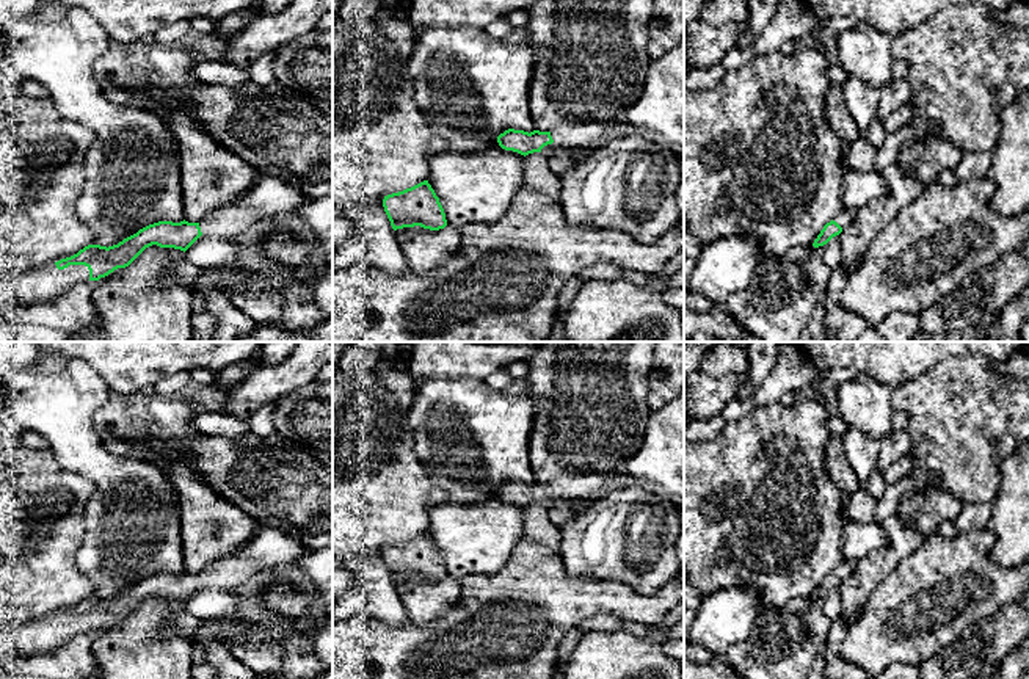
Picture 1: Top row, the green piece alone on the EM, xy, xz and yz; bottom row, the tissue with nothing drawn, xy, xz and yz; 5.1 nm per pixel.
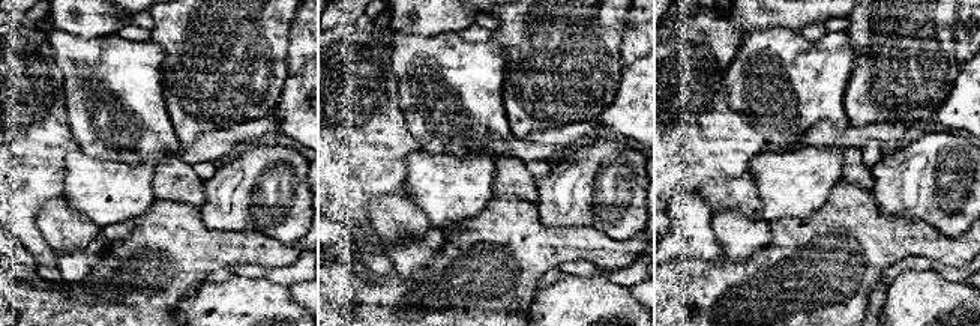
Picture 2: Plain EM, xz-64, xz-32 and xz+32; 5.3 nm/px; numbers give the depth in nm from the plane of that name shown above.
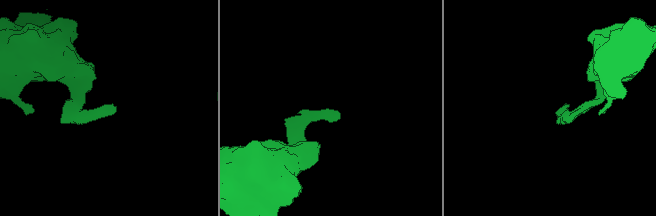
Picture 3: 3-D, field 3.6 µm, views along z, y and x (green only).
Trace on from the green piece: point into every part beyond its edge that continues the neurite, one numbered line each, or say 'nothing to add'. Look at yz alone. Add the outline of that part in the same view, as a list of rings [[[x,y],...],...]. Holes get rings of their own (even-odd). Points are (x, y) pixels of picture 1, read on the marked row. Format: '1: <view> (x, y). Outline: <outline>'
1: yz (846, 215). Outline: [[[841,209],[833,221],[836,221],[842,229],[845,229],[855,220],[855,215],[856,210],[853,209]]]

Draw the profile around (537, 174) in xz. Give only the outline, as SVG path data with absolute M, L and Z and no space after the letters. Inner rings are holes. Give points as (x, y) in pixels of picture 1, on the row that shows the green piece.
M533 152L524 157L522 188L535 190L558 199L562 191L562 177L551 169L546 155Z

